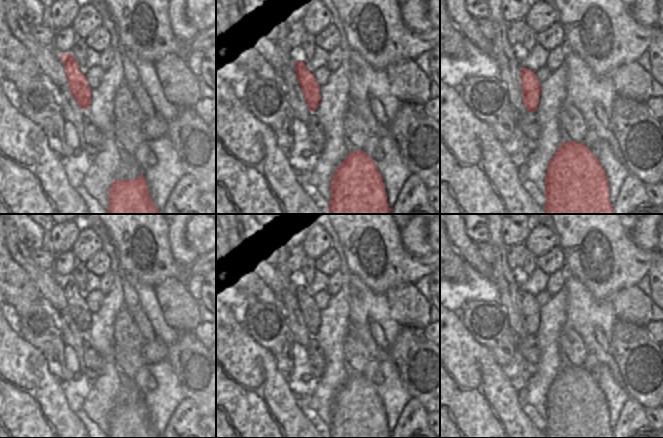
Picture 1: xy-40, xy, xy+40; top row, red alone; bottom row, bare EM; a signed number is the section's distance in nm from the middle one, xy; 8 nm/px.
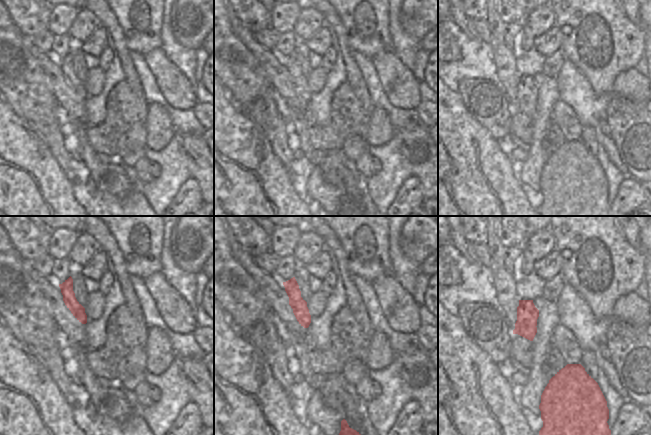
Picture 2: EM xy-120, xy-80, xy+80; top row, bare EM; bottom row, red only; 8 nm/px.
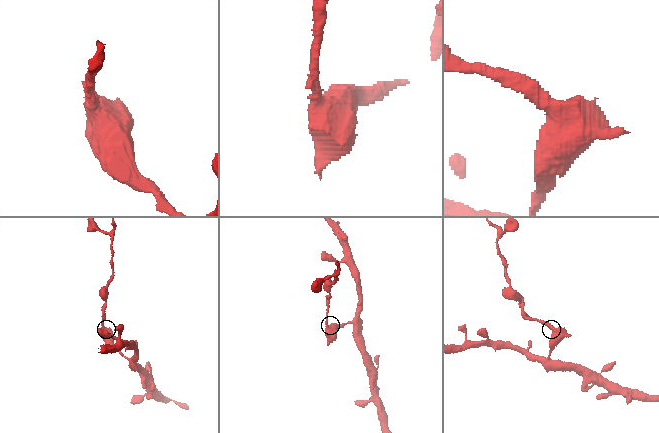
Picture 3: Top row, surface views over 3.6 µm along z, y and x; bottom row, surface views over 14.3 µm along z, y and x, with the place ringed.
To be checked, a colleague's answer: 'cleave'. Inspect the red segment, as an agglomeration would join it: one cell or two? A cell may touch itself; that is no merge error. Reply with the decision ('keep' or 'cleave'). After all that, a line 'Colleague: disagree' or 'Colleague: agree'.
cleave
Colleague: agree

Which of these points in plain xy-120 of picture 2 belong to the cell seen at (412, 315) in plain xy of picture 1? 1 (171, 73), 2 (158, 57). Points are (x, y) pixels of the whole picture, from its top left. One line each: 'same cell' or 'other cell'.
1: same cell
2: same cell

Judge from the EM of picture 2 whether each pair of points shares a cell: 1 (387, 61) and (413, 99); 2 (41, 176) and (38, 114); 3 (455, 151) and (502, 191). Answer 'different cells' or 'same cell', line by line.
1: same cell
2: different cells
3: same cell

